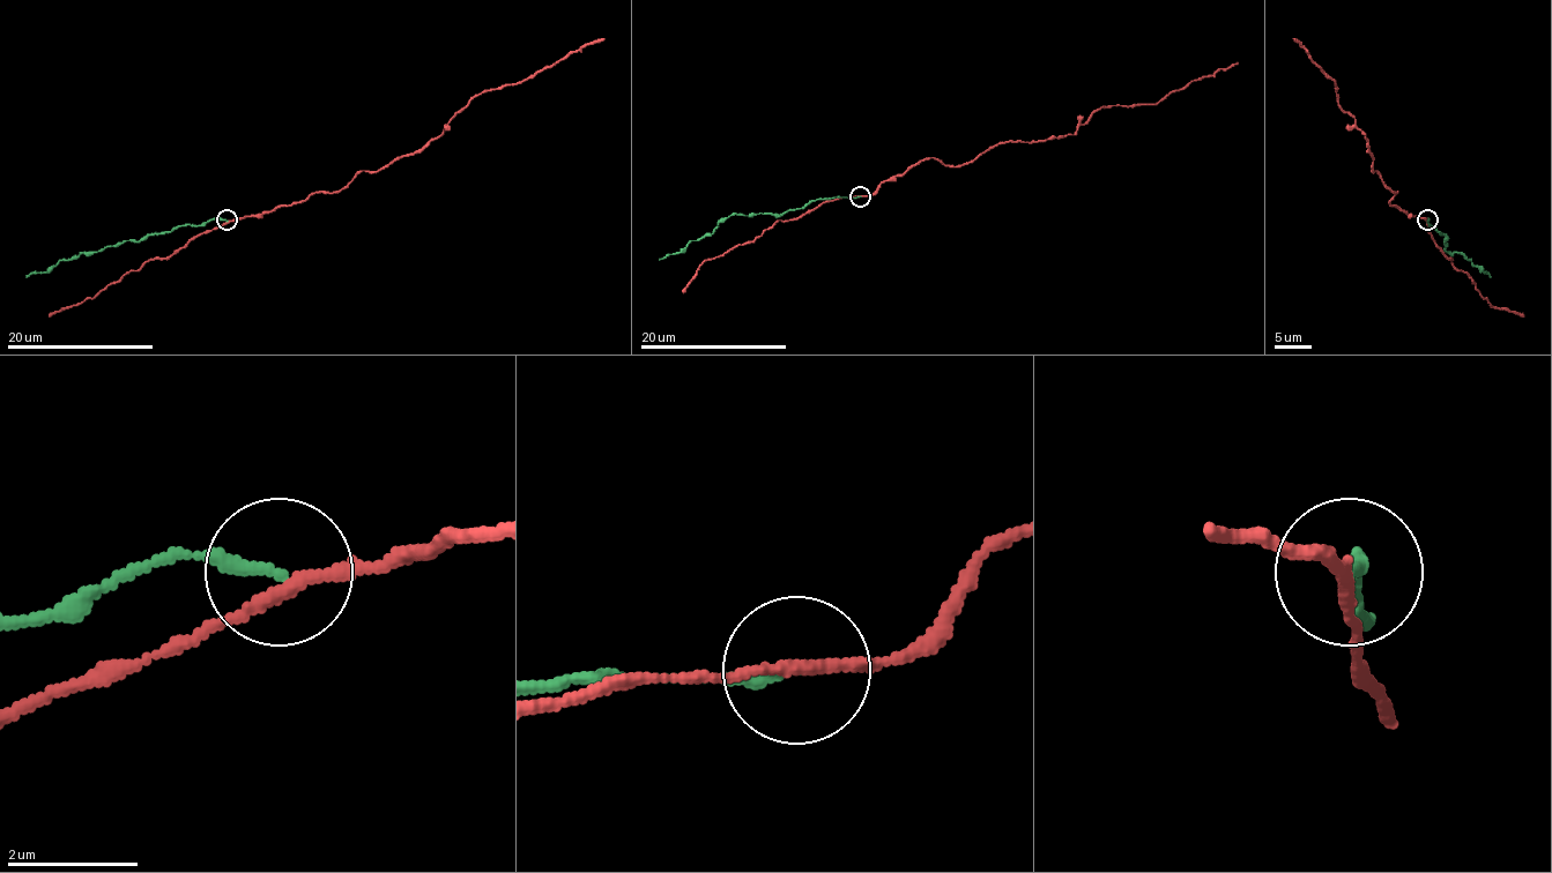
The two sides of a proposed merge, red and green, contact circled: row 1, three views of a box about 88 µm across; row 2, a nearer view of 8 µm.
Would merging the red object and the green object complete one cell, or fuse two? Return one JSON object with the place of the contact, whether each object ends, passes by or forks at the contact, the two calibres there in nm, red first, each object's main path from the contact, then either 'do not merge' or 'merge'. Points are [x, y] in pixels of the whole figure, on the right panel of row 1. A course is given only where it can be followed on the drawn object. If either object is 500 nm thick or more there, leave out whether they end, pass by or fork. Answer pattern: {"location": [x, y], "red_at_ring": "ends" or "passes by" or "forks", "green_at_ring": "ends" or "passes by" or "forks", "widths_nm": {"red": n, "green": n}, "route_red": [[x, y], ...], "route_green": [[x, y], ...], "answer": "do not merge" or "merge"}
{"location": [1427, 219], "red_at_ring": "passes by", "green_at_ring": "ends", "widths_nm": {"red": 200, "green": 190}, "route_red": [[1426, 221], [1388, 202], [1397, 193], [1372, 169], [1366, 136], [1342, 109], [1335, 83], [1292, 38]], "route_green": [[1426, 221], [1445, 237], [1445, 250], [1460, 252], [1491, 277]], "answer": "do not merge"}

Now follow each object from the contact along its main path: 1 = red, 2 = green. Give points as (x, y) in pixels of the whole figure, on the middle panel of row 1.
1: (861, 195), (930, 157), (948, 166), (971, 163), (995, 144), (1072, 135), (1094, 111), (1155, 104), (1238, 61)
2: (859, 195), (815, 200), (780, 214), (733, 214), (723, 217), (711, 234), (692, 240), (678, 253), (659, 260)

